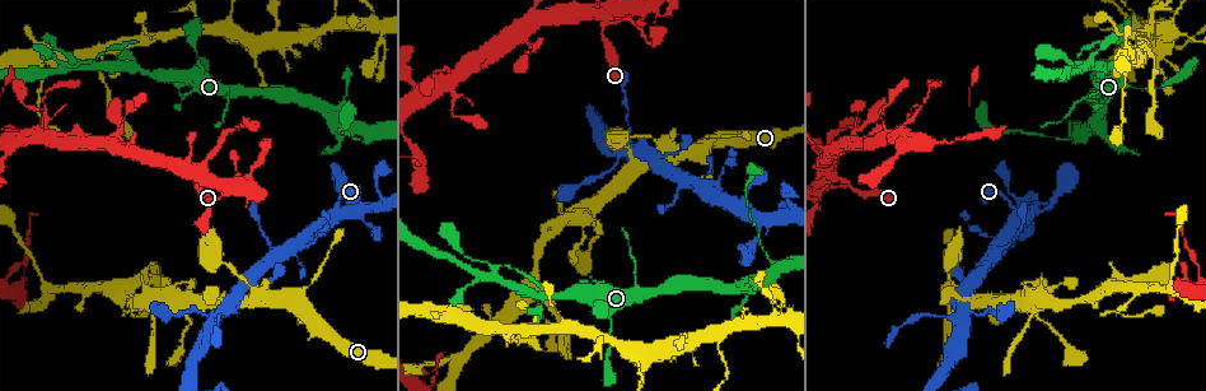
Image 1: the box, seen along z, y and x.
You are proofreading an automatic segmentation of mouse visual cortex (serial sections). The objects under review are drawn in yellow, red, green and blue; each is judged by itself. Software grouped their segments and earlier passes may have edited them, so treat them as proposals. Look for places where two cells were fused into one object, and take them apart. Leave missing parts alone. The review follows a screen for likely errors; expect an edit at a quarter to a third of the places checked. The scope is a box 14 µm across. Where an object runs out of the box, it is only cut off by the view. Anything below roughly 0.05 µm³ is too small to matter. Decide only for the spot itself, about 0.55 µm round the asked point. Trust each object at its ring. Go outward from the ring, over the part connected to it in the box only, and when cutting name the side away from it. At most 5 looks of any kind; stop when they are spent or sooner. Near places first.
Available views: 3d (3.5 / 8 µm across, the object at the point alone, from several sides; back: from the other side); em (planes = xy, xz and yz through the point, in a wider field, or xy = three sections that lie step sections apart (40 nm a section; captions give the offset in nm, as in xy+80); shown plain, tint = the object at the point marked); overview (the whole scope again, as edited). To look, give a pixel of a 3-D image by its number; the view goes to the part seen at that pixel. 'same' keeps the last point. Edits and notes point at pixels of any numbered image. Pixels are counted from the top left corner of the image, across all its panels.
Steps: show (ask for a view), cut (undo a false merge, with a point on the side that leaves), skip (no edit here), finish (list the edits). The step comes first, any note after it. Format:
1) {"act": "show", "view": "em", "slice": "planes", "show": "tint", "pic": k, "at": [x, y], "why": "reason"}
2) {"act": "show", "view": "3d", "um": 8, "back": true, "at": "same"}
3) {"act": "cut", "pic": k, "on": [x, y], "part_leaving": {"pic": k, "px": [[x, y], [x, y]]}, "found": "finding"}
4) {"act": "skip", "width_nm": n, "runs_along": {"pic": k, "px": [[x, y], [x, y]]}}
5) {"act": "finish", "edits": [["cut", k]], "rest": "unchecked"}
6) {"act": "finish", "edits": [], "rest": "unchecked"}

{"act": "show", "view": "3d", "um": 3.5, "pic": 1, "at": [592, 219], "why": "thin arm on a thick one"}

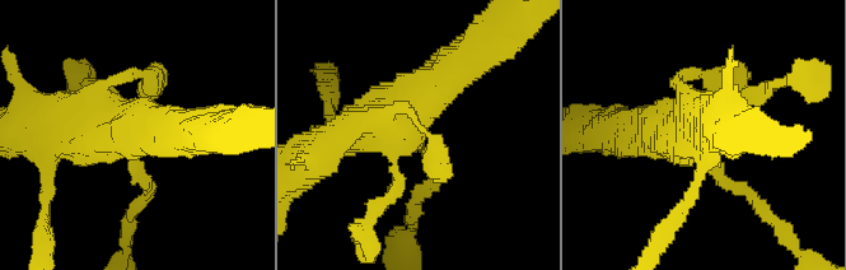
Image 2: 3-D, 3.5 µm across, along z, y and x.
{"act": "show", "view": "em", "slice": "planes", "show": "tint", "pic": 2, "at": [414, 135]}

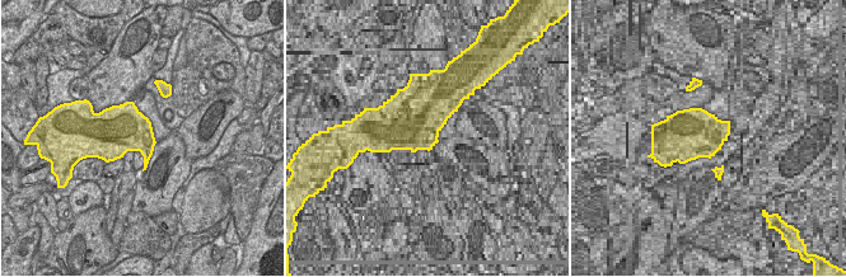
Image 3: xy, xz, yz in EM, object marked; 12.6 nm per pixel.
{"act": "skip", "runs_along": {"pic": 2, "px": [[471, 57], [397, 119], [322, 148]]}, "found": "all the same cell"}

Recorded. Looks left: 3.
{"act": "show", "view": "3d", "um": 3.5, "pic": 1, "at": [238, 181]}

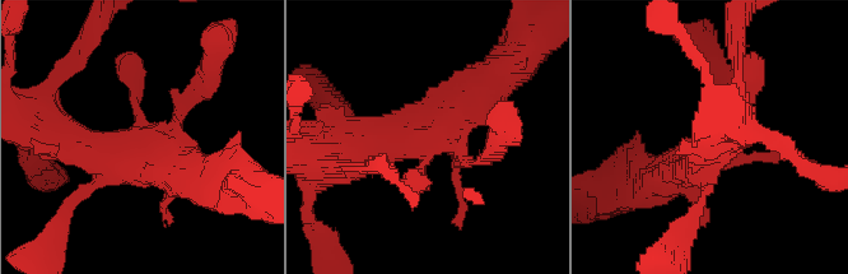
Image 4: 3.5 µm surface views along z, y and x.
{"act": "show", "view": "em", "slice": "xy", "step": 2, "show": "tint", "pic": 4, "at": [135, 140], "why": "shape alone is not enough"}

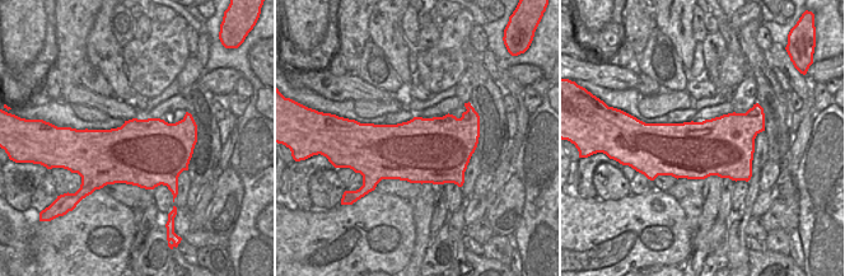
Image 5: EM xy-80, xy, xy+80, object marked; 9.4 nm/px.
{"act": "skip", "runs_along": {"pic": 4, "px": [[69, 138], [131, 157], [131, 68]]}, "found": "continuous, no second cell"}

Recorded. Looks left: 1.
{"act": "finish", "edits": [], "rest": "unchecked"}

